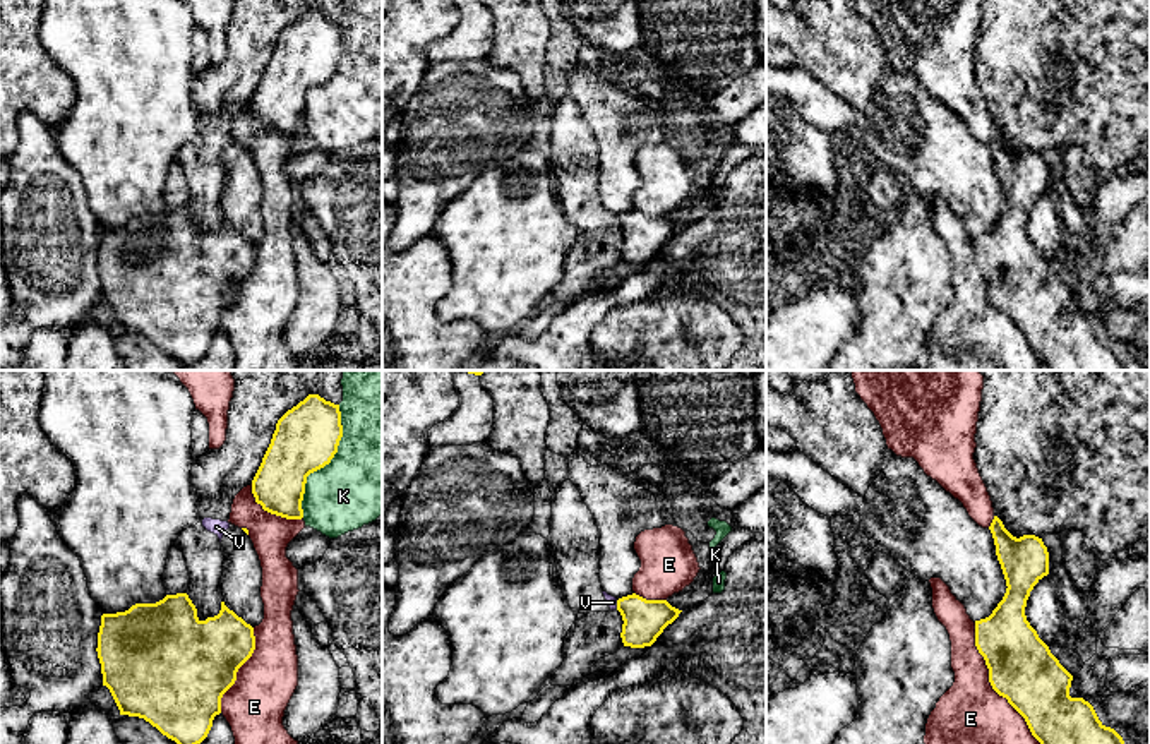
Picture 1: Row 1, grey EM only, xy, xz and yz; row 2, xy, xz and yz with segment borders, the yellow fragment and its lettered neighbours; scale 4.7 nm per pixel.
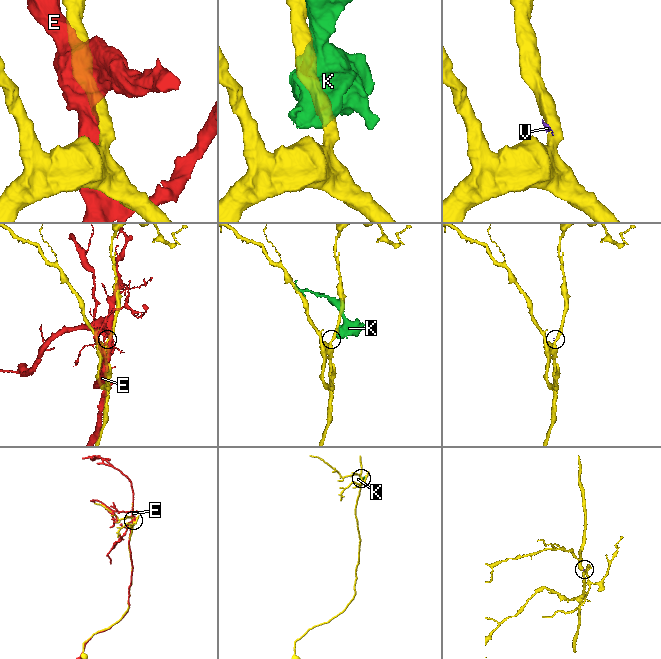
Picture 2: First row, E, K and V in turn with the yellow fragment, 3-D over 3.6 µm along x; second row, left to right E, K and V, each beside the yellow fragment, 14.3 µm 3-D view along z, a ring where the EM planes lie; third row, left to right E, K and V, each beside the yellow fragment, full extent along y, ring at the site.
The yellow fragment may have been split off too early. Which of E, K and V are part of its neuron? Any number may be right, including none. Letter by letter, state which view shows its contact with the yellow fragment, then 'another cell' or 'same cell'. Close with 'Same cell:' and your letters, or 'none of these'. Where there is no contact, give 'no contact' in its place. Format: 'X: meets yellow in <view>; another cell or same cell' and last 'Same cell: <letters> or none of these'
E: meets yellow in yz; another cell
K: meets yellow in xy; another cell
V: meets yellow in xz; another cell
Same cell: none of these

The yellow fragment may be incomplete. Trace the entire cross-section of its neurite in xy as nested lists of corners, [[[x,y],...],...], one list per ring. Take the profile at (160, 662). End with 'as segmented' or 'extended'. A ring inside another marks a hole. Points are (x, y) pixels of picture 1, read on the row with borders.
[[[187,593],[103,614],[96,648],[103,686],[110,689],[120,715],[144,718],[177,744],[201,744],[207,737],[214,717],[221,713],[223,694],[254,650],[254,627],[225,602],[218,615],[201,621]]] | as segmented

